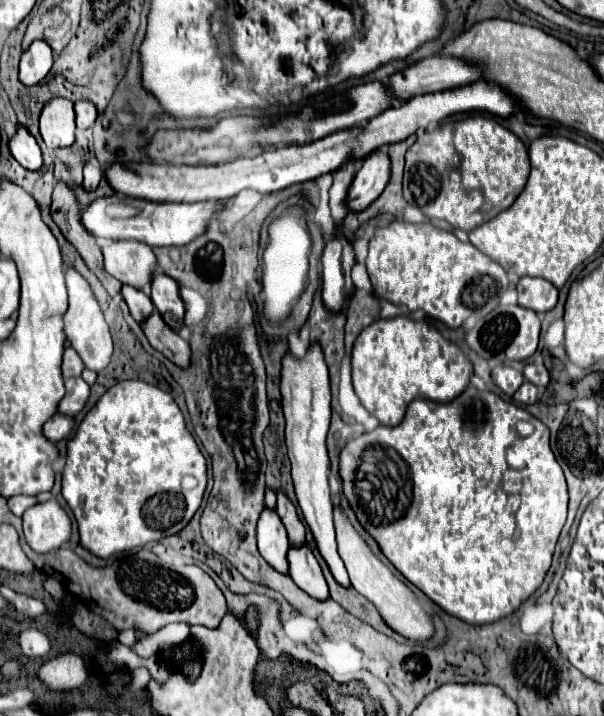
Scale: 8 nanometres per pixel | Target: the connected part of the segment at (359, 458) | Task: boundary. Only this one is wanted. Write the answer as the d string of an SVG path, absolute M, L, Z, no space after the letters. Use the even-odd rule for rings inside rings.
M470 386L464 394L448 404L434 404L432 400L414 400L408 406L408 412L398 426L378 426L372 432L362 434L360 438L348 442L340 452L340 476L344 484L344 494L354 508L360 524L370 532L370 536L380 544L384 556L414 584L418 586L432 602L436 602L444 612L468 622L468 624L488 624L500 618L510 616L518 606L532 596L546 578L546 572L552 564L554 548L560 536L560 530L566 522L568 510L568 490L560 464L550 450L550 434L548 428L534 418L524 408L504 402L500 396L492 392L480 392ZM520 423L530 424L532 432L521 432Z

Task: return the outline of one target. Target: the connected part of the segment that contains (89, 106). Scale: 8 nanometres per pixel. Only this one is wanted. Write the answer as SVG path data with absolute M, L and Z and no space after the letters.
M76 102L74 104L74 112L76 112L76 128L78 130L86 130L94 124L96 120L96 108L92 102Z

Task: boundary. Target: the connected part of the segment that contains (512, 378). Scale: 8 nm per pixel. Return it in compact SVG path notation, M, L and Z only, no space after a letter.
M498 366L492 370L492 378L496 382L496 386L506 394L506 396L512 396L520 384L524 382L524 376L520 370L512 368L512 366Z

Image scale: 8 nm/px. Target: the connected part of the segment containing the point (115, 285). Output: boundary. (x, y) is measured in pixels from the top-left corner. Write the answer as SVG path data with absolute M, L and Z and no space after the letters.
M56 182L56 188L52 192L52 204L50 204L50 216L64 234L64 238L78 250L86 266L98 276L102 286L110 296L120 294L120 282L112 276L108 276L102 268L102 252L96 244L94 236L86 232L80 224L80 208L74 196L72 186L66 186L64 182Z

